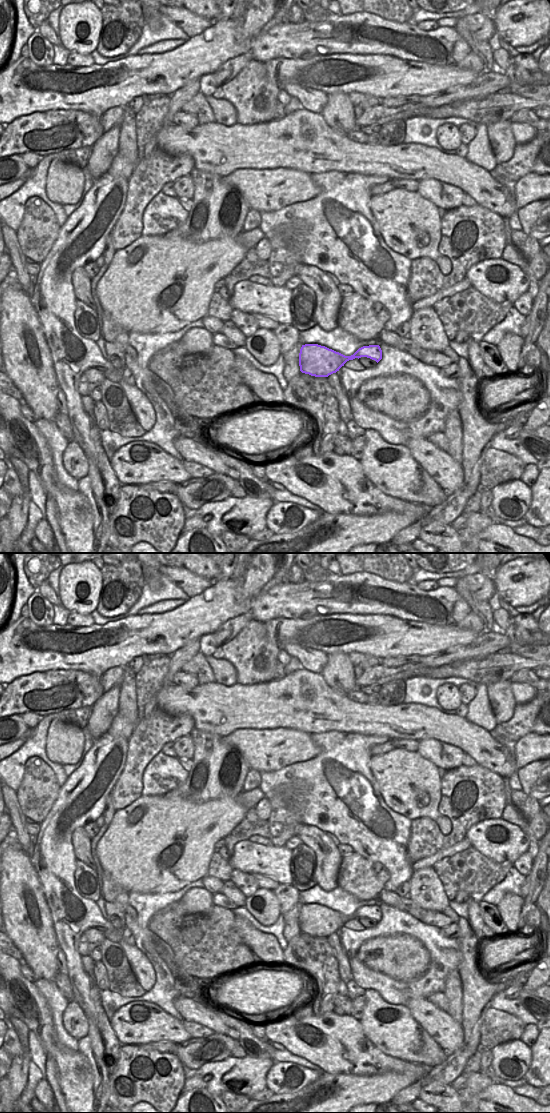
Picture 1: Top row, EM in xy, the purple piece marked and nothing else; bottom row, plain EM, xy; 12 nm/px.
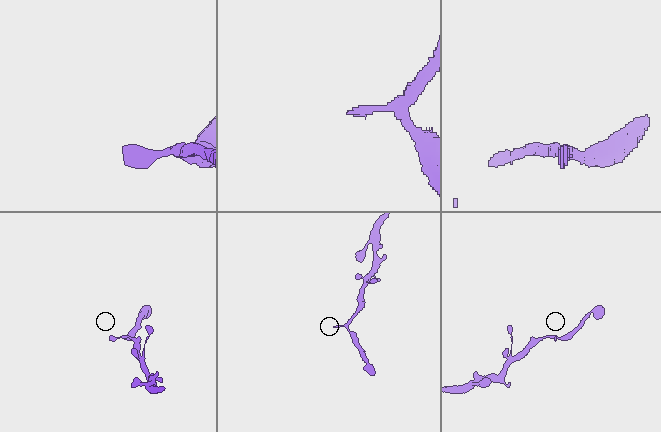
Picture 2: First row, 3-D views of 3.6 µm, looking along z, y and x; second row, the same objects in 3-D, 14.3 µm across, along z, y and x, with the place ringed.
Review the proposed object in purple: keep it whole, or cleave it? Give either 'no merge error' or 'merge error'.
no merge error

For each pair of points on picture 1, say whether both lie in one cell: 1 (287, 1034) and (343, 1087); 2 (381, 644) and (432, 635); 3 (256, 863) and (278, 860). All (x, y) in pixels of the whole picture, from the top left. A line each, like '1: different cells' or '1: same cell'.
1: different cells
2: same cell
3: same cell

